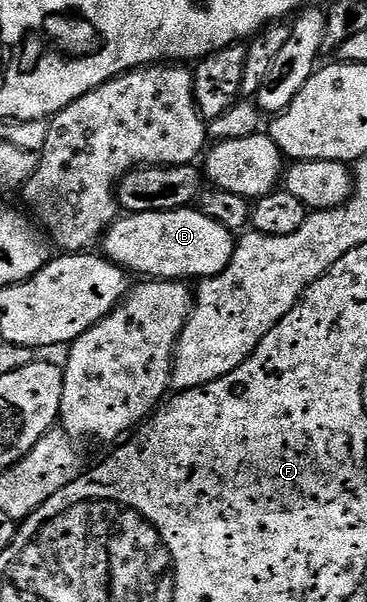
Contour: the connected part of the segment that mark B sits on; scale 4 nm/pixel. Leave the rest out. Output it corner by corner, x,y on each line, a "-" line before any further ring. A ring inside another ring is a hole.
197,208
141,212
116,217
101,239
101,254
147,280
202,280
225,272
233,260
236,241
232,231
221,228
217,220
209,220

